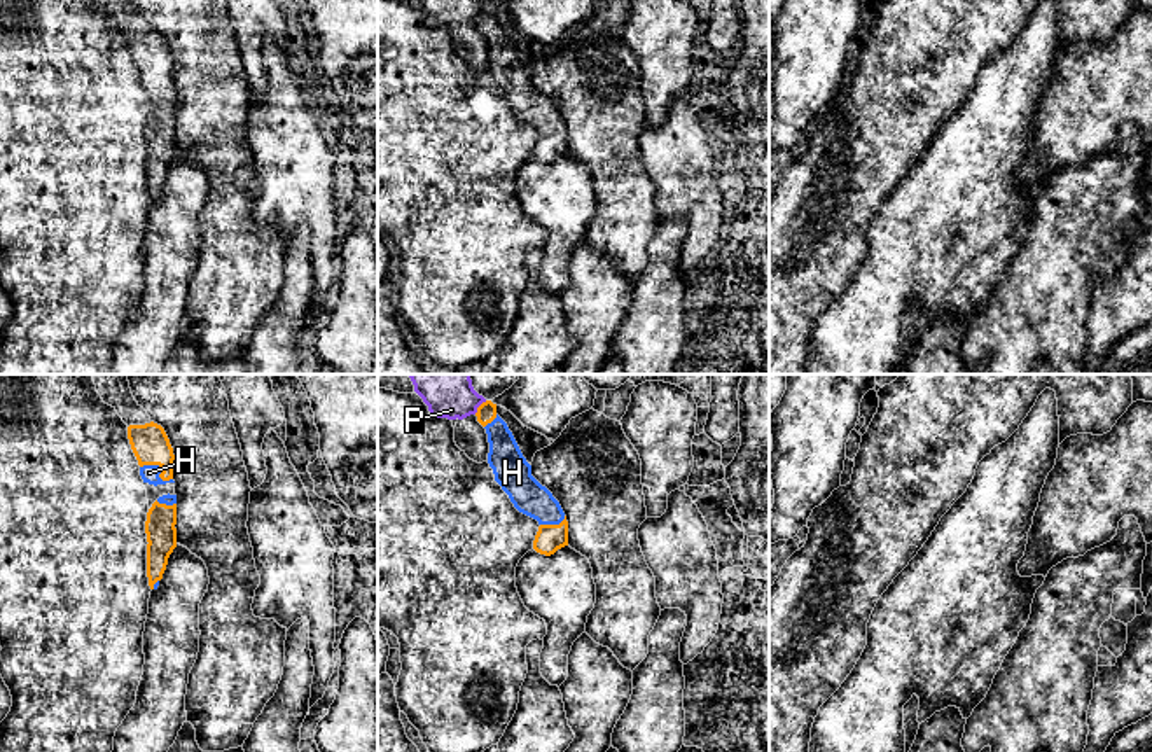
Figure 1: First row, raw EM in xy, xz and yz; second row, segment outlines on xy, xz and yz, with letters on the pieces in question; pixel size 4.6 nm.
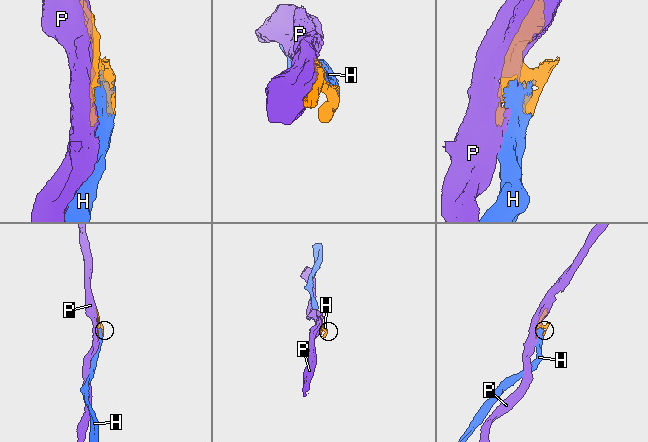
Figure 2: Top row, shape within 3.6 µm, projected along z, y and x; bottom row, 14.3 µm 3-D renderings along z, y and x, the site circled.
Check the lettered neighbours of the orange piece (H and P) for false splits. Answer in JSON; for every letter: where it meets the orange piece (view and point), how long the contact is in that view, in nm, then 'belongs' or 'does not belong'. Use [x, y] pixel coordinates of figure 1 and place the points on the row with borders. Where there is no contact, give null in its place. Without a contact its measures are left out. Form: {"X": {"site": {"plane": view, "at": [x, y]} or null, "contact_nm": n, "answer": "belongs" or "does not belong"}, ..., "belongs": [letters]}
{"H": {"site": {"plane": "xy", "at": [163, 469]}, "contact_nm": 170, "answer": "belongs"}, "P": {"site": {"plane": "xz", "at": [479, 406]}, "contact_nm": 90, "answer": "does not belong"}, "belongs": ["H"]}

